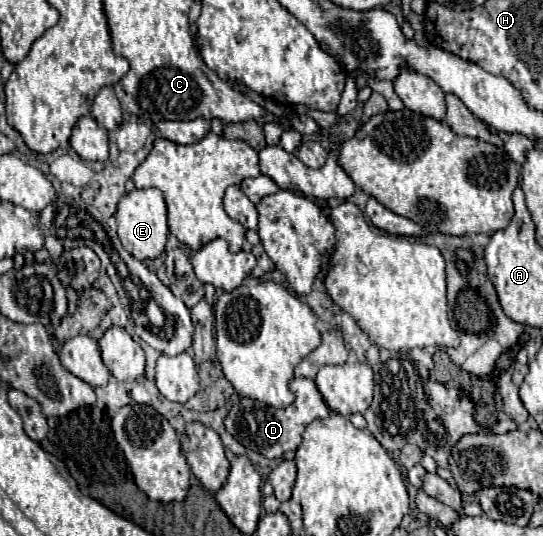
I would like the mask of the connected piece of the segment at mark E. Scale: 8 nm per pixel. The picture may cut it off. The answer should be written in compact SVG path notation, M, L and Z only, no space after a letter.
M142 188L124 194L122 200L118 202L118 210L114 216L118 222L118 236L122 240L122 246L136 260L154 260L164 252L166 236L168 236L166 202L164 202L164 194L158 188Z

